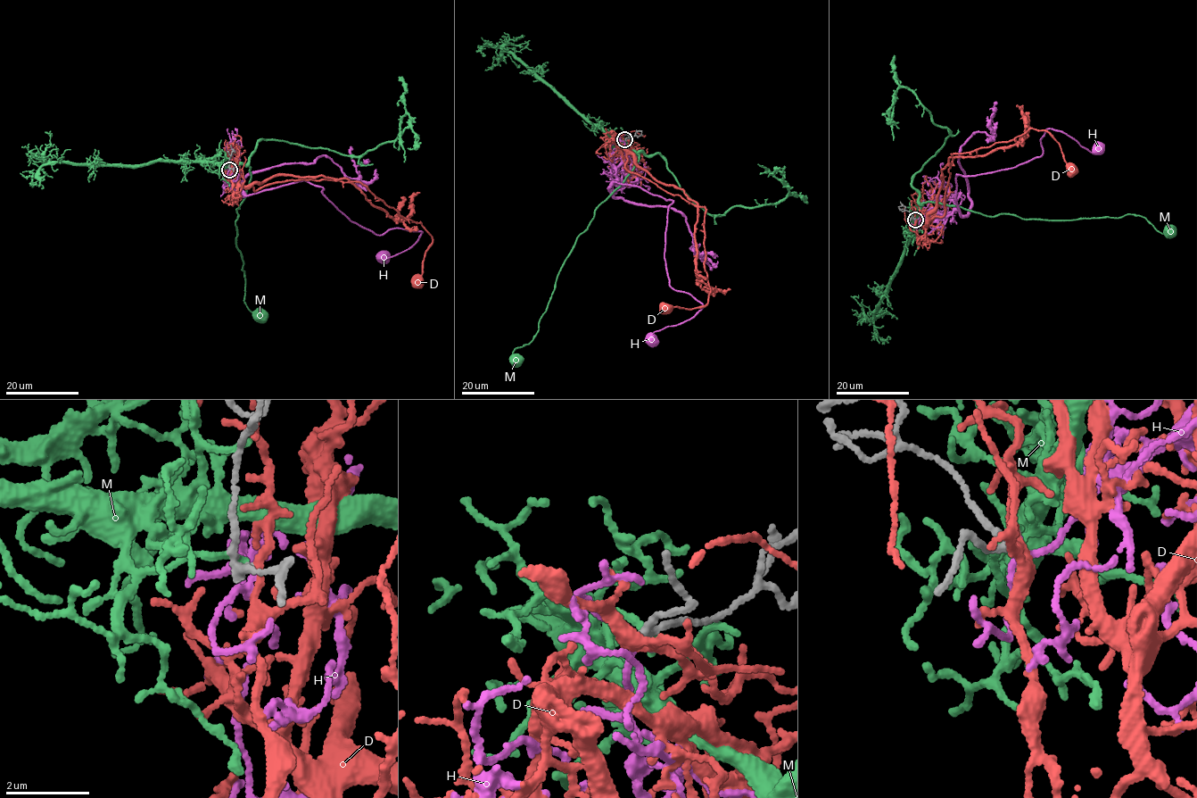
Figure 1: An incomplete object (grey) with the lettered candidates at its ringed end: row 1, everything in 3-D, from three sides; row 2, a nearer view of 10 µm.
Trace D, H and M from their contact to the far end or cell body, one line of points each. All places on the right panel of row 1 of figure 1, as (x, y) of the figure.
D: (915, 217), (919, 237), (935, 211), (941, 171), (951, 154), (1011, 140), (1033, 128), (1050, 133), (1072, 170)
H: (915, 218), (932, 209), (960, 216), (956, 175), (1041, 156), (1046, 129), (1092, 153), (1102, 145)
M: (914, 218), (928, 201), (1025, 219), (1133, 213), (1163, 234), (1168, 232)

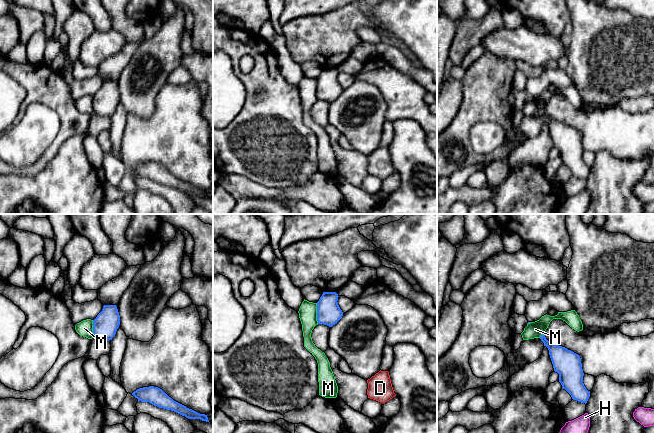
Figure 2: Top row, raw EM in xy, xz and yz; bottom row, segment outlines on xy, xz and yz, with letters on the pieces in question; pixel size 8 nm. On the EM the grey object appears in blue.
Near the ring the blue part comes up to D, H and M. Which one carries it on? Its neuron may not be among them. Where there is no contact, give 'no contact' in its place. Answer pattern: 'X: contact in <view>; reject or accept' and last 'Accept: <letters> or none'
D: no contact; reject
H: no contact; reject
M: contact in xz; reject
Accept: none

